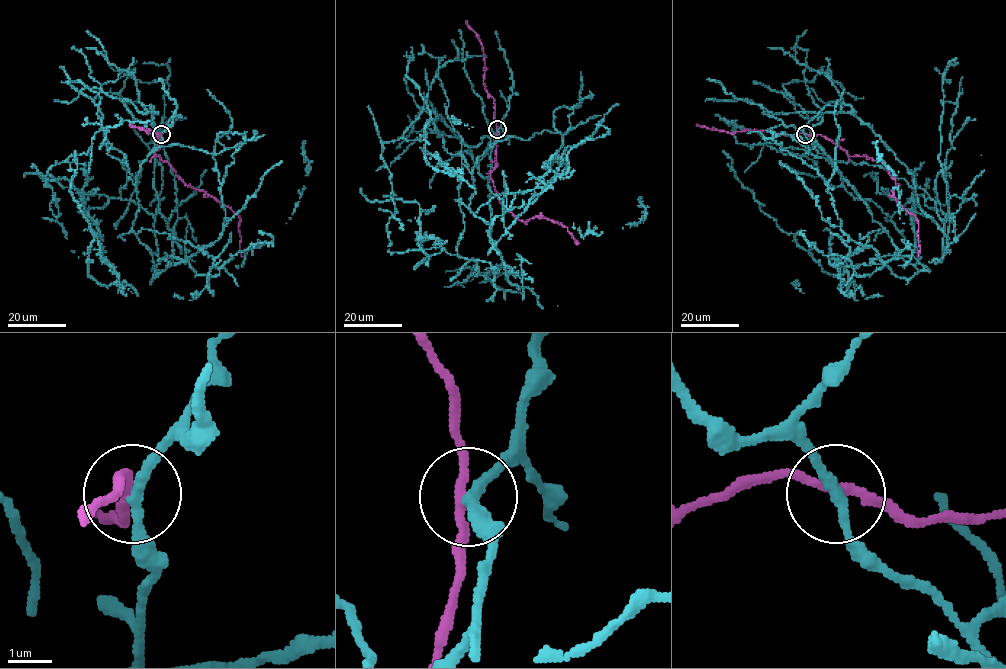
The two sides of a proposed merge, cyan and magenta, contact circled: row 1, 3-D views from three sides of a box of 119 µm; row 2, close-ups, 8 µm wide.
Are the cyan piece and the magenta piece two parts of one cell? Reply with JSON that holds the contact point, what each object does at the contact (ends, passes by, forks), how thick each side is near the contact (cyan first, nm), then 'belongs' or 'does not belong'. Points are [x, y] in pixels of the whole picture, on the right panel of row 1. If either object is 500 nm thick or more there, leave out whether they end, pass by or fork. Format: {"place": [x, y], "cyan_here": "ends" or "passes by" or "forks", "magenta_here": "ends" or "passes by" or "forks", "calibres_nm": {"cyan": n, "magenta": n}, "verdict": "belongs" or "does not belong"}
{"place": [805, 134], "cyan_here": "passes by", "magenta_here": "passes by", "calibres_nm": {"cyan": 240, "magenta": 200}, "verdict": "does not belong"}

